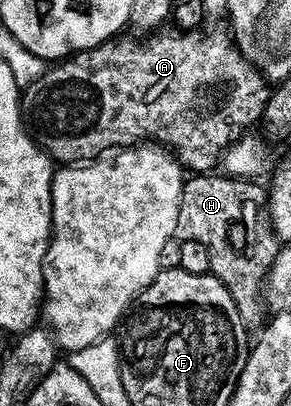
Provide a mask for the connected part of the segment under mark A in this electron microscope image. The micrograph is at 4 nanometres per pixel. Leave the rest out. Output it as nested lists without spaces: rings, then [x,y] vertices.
[[[177,28],[159,29],[157,32],[150,32],[141,42],[138,38],[122,38],[115,36],[108,42],[101,42],[99,46],[94,46],[90,50],[79,50],[59,61],[51,68],[43,69],[42,75],[32,84],[28,84],[20,94],[22,103],[22,121],[30,137],[50,155],[51,159],[58,164],[85,164],[107,152],[117,151],[119,148],[136,146],[153,140],[169,148],[174,157],[182,163],[183,167],[190,172],[210,172],[221,163],[223,154],[233,142],[238,141],[247,133],[250,125],[257,123],[262,117],[266,101],[270,99],[268,83],[251,63],[242,57],[237,46],[234,45],[233,37],[229,33],[223,34],[200,34],[202,32],[187,32]]]

